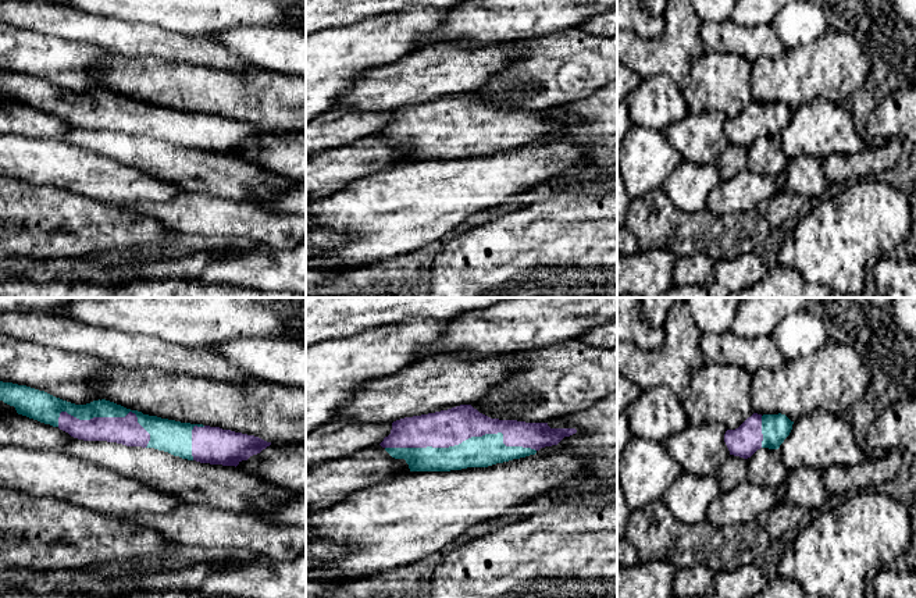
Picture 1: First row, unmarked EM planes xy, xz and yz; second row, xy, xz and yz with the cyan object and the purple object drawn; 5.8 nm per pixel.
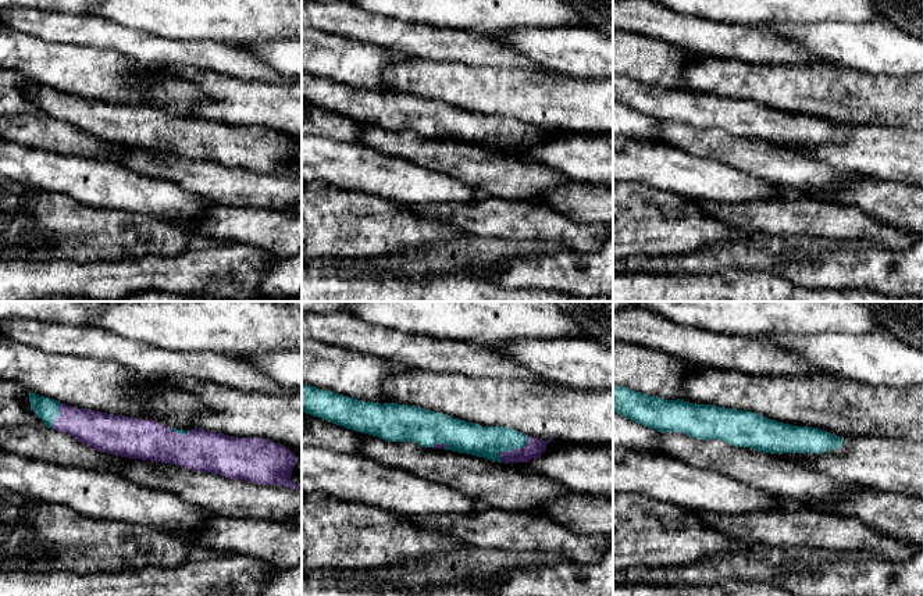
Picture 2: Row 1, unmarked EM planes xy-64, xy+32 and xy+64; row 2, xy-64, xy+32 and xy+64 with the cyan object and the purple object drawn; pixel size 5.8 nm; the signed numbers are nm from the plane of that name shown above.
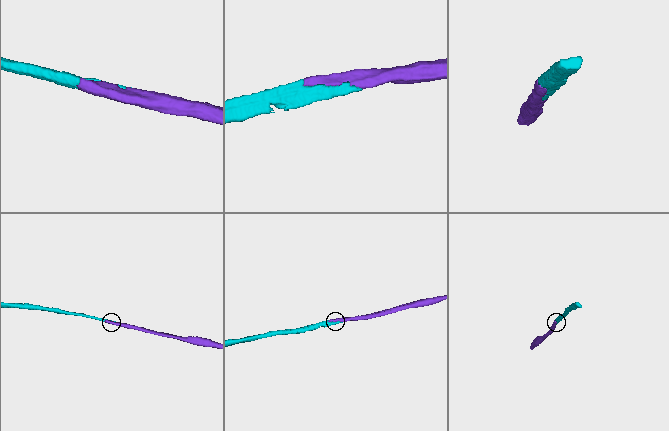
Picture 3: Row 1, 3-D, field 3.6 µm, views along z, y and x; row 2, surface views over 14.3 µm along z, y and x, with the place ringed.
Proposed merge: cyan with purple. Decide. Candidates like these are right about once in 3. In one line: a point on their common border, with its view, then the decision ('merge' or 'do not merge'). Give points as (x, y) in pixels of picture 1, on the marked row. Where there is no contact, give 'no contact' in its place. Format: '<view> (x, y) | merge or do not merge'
xz (464, 441) | merge

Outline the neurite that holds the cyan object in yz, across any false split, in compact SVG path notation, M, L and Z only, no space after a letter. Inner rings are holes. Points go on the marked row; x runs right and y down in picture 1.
M753 413L738 428L727 430L724 442L730 455L751 458L758 449L778 449L790 435L794 421L785 414Z

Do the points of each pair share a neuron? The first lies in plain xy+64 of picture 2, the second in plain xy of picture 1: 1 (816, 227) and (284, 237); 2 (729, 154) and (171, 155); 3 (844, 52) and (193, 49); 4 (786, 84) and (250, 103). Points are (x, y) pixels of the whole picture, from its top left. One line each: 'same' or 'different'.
1: same
2: same
3: different
4: same

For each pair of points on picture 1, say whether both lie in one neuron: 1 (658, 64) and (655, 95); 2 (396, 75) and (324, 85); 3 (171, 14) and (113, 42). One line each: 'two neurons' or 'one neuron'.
1: two neurons
2: two neurons
3: two neurons

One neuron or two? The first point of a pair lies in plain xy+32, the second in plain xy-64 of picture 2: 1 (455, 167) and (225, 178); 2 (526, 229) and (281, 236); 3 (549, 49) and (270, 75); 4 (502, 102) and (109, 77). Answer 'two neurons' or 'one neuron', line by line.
1: one neuron
2: one neuron
3: two neurons
4: two neurons

